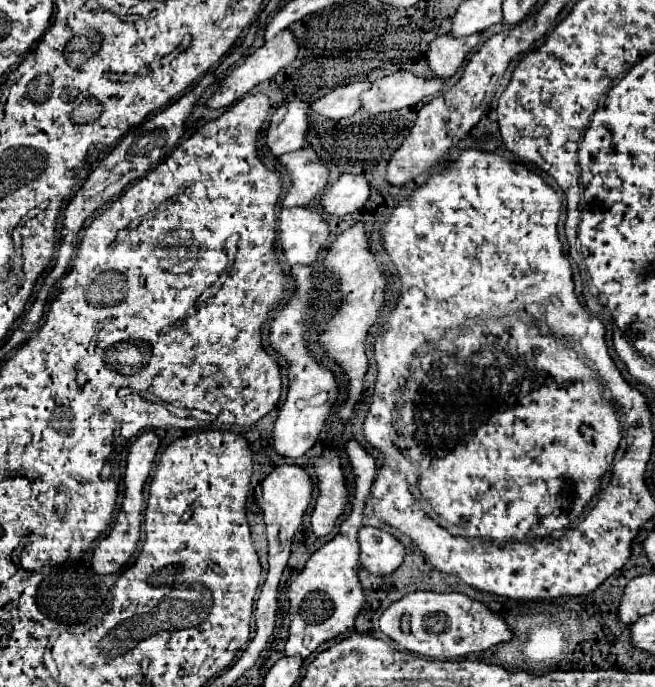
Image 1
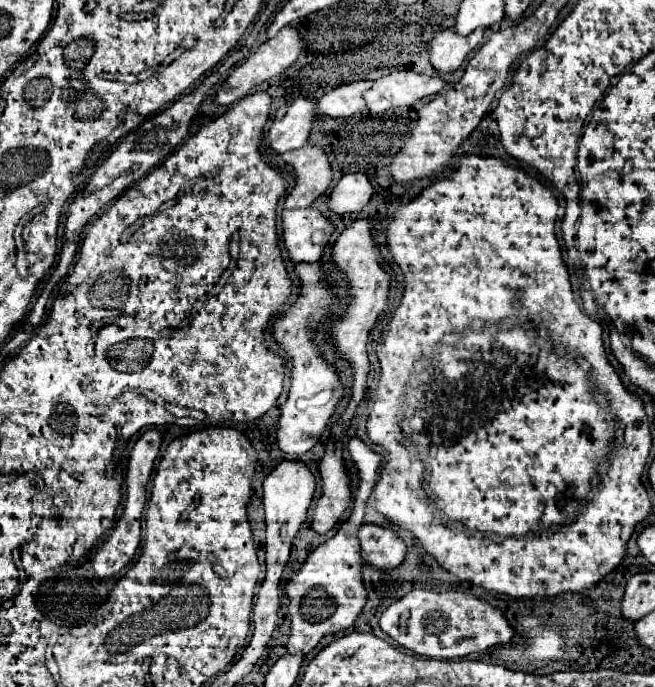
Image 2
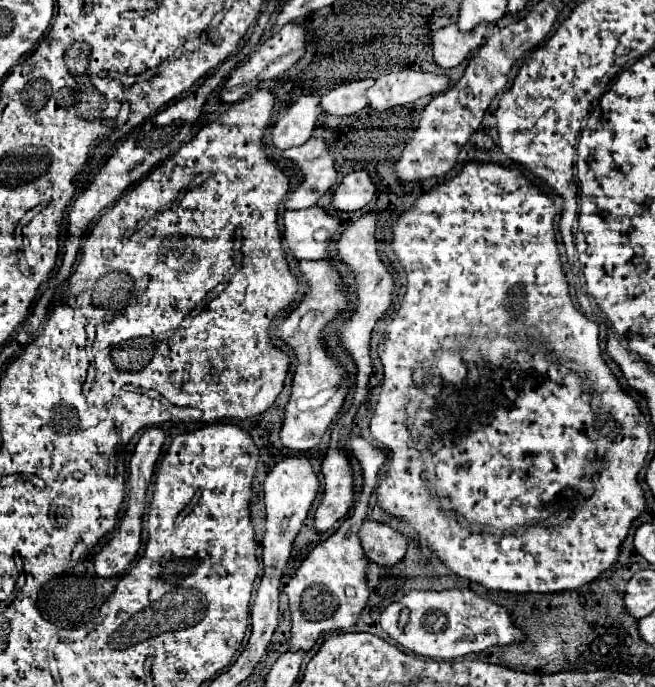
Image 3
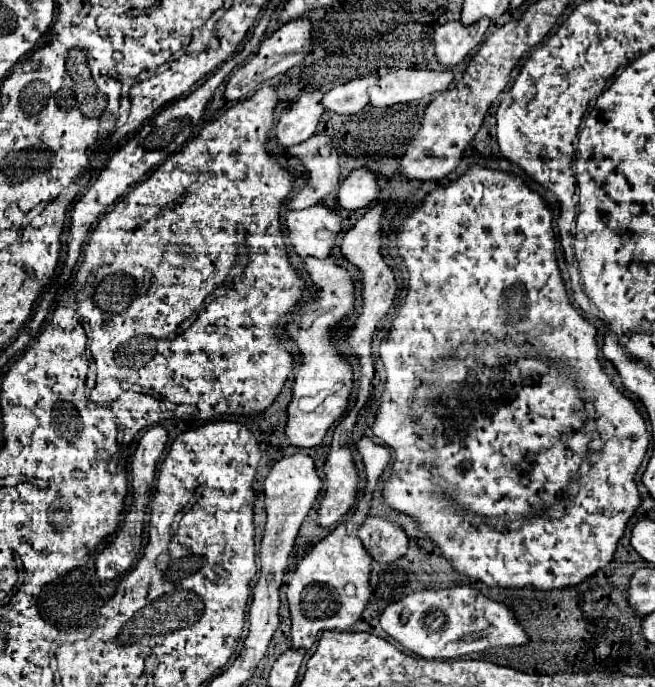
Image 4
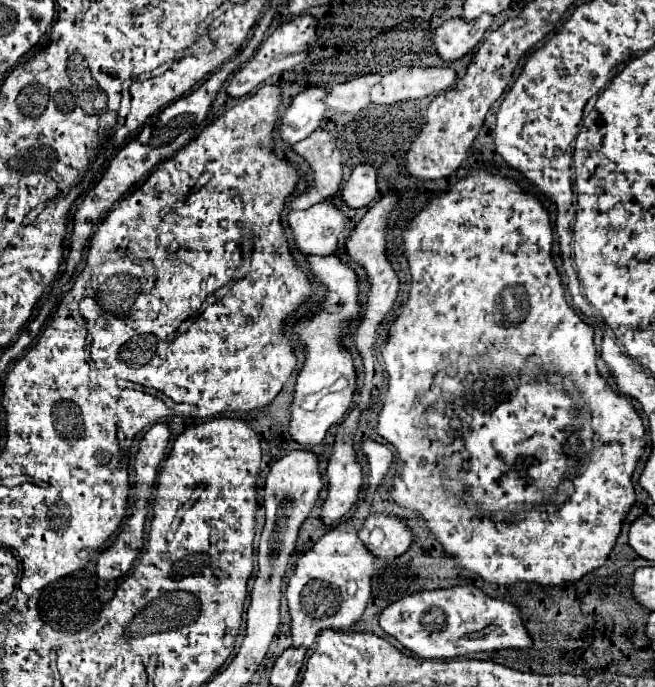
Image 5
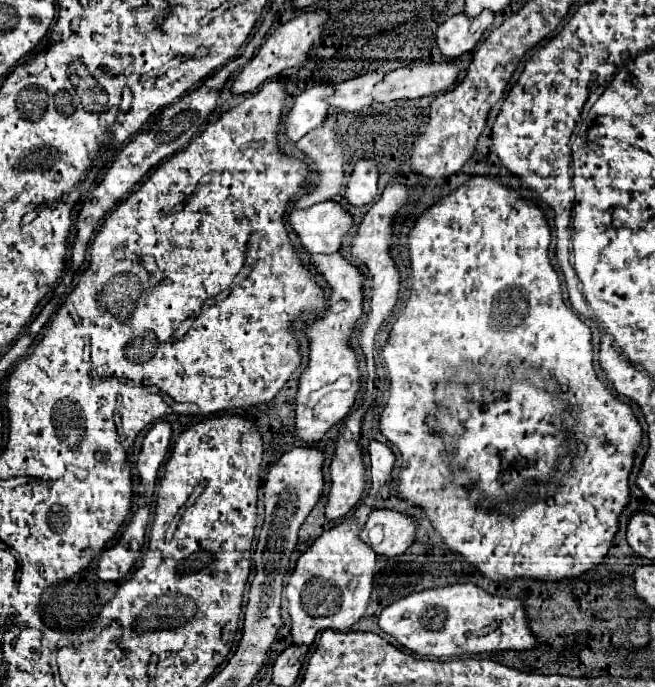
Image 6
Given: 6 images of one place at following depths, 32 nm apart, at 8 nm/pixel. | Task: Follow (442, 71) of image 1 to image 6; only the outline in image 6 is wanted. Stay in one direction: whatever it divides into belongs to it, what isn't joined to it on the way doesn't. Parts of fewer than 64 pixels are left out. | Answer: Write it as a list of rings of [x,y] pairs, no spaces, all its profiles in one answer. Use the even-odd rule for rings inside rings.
[[[484,10],[476,18],[470,18],[464,12],[448,18],[436,30],[436,42],[440,52],[448,58],[458,58],[464,52],[470,52],[482,38],[486,28],[494,22],[494,16],[494,12]]]

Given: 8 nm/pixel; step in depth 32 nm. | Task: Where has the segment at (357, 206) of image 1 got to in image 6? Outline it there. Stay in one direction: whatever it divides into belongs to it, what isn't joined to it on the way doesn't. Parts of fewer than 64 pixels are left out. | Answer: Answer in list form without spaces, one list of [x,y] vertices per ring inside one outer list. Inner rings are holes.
[[[358,160],[348,188],[346,188],[346,200],[354,206],[370,204],[378,198],[378,166],[374,160]]]

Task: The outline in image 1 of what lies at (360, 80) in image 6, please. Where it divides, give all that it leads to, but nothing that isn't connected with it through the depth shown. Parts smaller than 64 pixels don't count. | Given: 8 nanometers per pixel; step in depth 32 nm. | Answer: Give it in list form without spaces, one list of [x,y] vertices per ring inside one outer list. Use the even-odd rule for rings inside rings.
[[[354,82],[354,84],[334,88],[332,92],[328,92],[326,96],[322,96],[312,104],[312,112],[328,120],[350,118],[362,108],[360,94],[370,86],[372,86],[370,82]]]

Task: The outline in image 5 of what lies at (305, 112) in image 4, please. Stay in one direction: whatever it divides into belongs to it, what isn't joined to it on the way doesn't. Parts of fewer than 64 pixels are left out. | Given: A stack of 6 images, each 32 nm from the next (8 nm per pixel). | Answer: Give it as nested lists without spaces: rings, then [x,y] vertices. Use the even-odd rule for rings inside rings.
[[[312,86],[292,100],[292,106],[284,112],[280,122],[280,136],[288,144],[296,144],[322,124],[326,114],[324,98],[328,92],[328,88]]]

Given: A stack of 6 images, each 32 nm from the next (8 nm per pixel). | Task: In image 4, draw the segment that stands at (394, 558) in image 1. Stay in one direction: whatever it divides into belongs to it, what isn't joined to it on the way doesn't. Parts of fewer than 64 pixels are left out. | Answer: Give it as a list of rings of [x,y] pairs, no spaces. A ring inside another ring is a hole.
[[[368,516],[358,530],[358,536],[370,556],[378,562],[394,562],[396,558],[402,558],[410,542],[402,526],[384,516]]]

